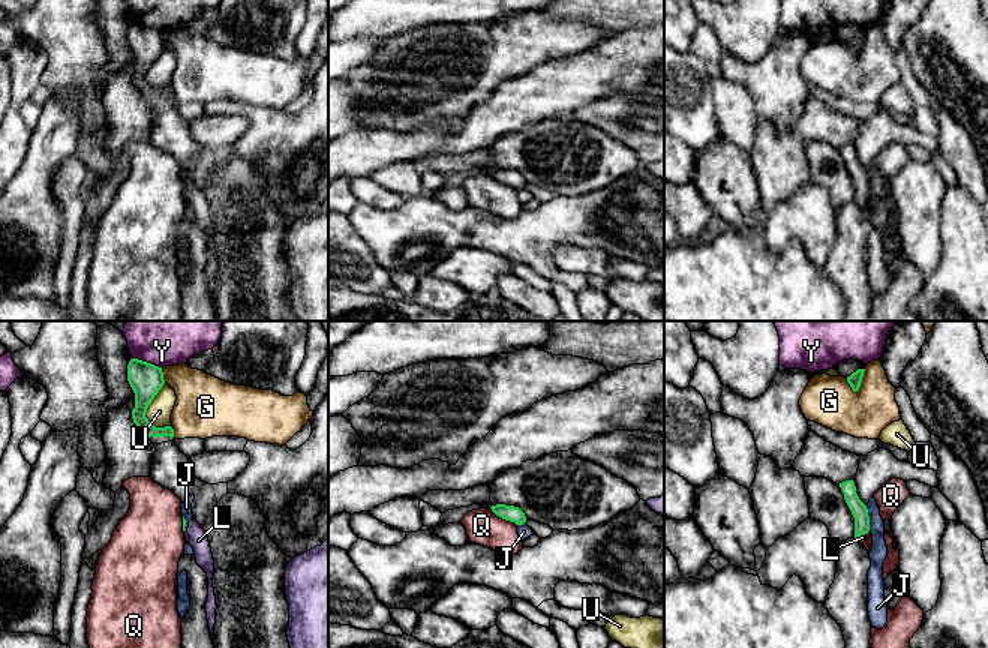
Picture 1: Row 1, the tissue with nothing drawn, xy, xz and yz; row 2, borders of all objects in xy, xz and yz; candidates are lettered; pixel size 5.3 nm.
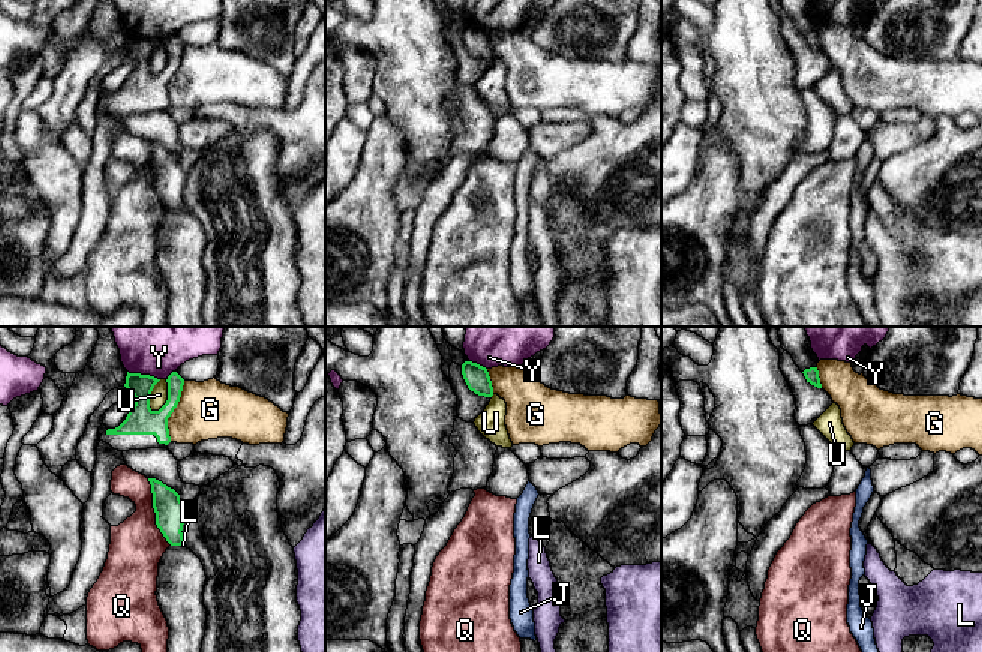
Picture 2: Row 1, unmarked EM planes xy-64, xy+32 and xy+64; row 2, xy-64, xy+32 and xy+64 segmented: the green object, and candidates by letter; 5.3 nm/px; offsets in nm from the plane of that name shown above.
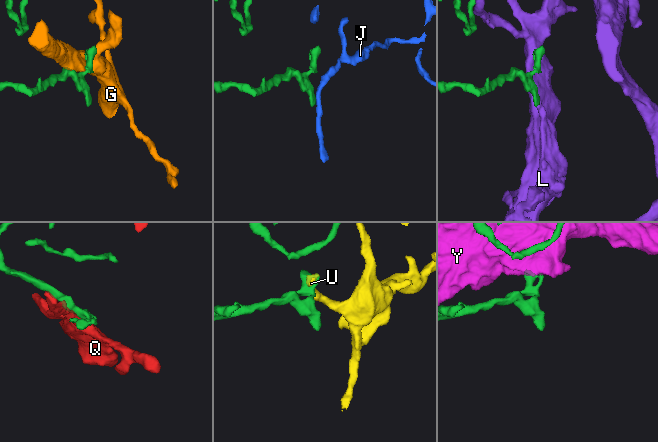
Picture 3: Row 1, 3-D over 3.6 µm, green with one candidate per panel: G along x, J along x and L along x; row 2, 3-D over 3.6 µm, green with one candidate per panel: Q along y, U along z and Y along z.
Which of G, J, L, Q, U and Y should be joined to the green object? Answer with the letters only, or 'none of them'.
L

